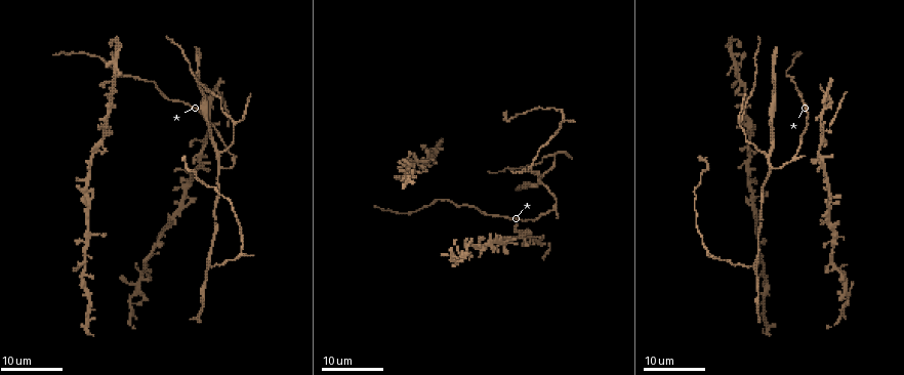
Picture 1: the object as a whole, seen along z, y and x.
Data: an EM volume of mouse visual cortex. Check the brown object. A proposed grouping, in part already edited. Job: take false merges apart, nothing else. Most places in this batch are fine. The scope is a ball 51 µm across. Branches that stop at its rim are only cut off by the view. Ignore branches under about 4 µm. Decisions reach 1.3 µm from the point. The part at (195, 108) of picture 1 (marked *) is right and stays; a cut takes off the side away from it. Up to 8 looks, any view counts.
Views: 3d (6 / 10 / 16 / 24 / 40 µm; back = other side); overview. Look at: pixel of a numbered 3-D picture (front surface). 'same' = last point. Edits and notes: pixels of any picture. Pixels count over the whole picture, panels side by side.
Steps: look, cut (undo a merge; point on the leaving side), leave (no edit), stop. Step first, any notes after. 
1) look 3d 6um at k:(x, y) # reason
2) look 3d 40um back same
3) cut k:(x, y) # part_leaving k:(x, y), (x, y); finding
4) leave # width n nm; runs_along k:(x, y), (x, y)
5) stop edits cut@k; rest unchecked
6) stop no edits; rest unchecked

look 3d 16um at 1:(820, 128) # looks like a crossing

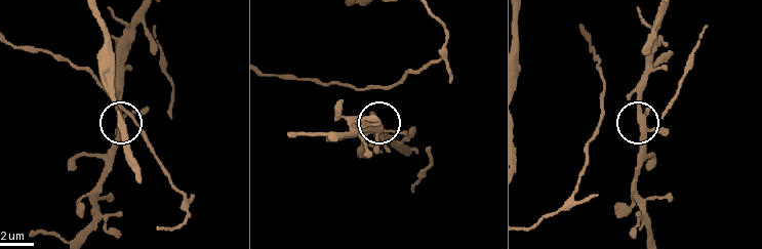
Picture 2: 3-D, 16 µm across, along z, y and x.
look 3d 6um at 2:(642, 118)

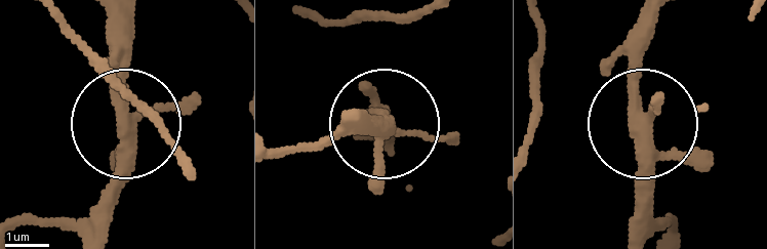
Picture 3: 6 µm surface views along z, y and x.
leave # continuous, no second neuron

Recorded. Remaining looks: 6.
look 3d 16um at 1:(769, 167) # three arms meet

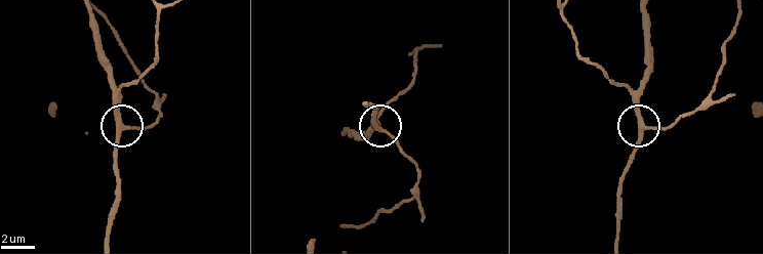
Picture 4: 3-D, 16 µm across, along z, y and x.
look 3d 6um at 4:(118, 128) # closer look

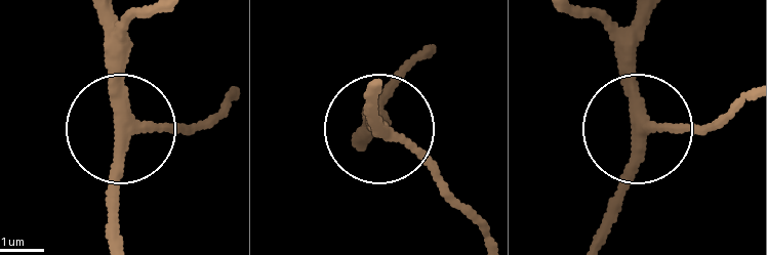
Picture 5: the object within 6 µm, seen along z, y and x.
leave # runs_along 5:(744, 96), (690, 129), (638, 126), (635, 19); all the same neuron

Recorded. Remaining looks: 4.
look 3d 24um at 1:(554, 152)

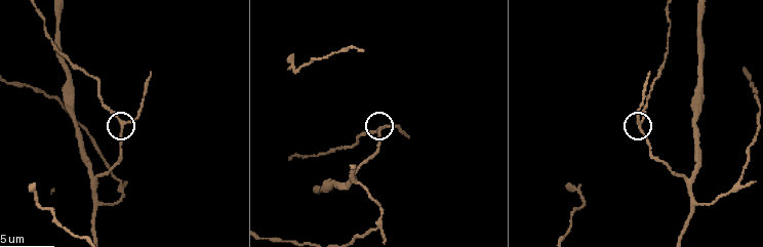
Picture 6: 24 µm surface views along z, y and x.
look 3d 6um at 6:(124, 121) # zoom in

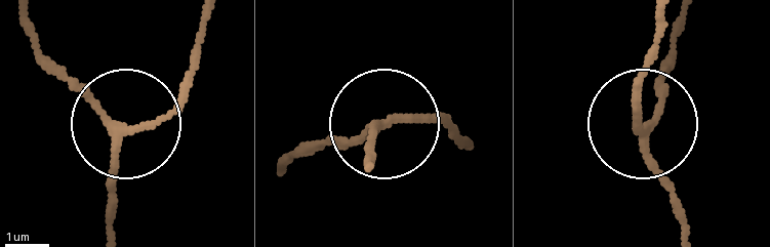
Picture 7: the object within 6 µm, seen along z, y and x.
leave # width 170 nm; runs_along 7:(370, 168), (380, 124), (454, 124); all the same neuron

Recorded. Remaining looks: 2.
look 3d 16um at 1:(530, 166)

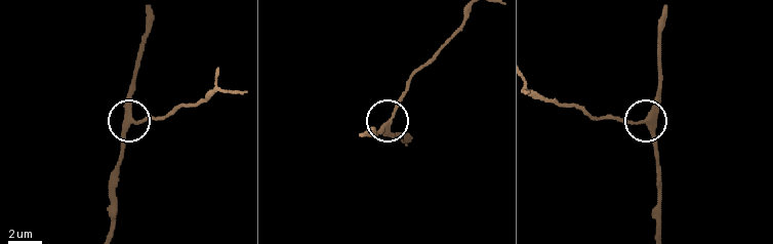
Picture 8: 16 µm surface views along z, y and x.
look 3d 10um at 8:(387, 123) # closer look

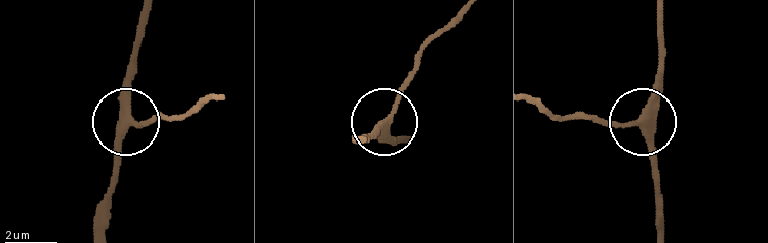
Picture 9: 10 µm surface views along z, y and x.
leave # width 270 nm; runs_along 9:(660, 10), (660, 64), (641, 130), (654, 180); one neuron here

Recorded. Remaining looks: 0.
stop no edits; rest unchecked

